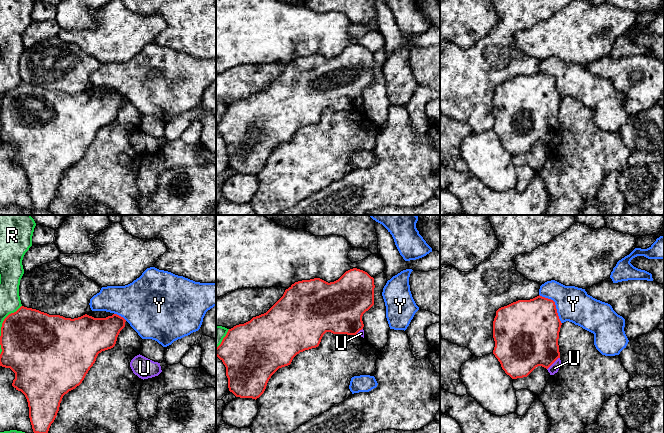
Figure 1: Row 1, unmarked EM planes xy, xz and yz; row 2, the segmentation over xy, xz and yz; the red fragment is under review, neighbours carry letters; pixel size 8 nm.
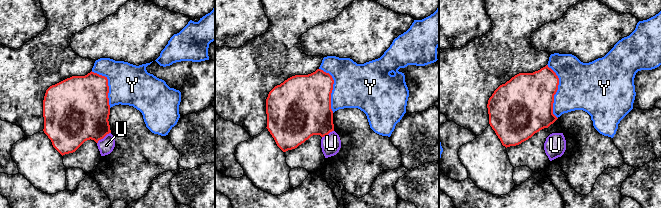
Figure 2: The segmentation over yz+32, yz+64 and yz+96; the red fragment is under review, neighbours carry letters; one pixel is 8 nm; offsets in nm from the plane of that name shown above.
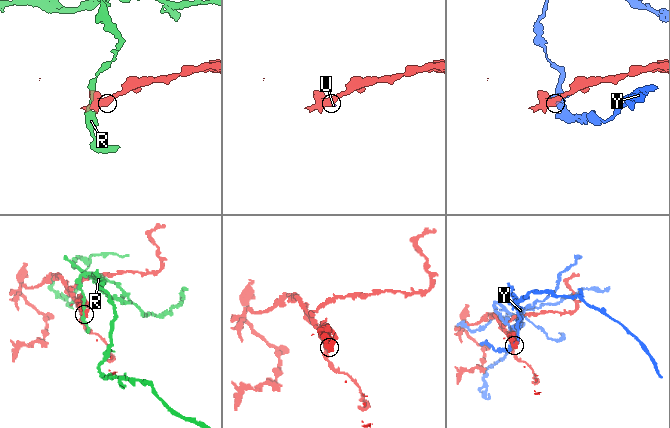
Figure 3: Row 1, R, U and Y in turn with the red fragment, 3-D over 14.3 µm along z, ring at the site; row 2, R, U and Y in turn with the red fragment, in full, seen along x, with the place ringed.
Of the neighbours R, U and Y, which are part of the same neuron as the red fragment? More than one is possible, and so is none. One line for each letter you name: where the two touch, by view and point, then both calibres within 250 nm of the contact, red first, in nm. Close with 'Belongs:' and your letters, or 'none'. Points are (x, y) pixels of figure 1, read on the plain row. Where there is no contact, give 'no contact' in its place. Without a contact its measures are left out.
Belongs: none

